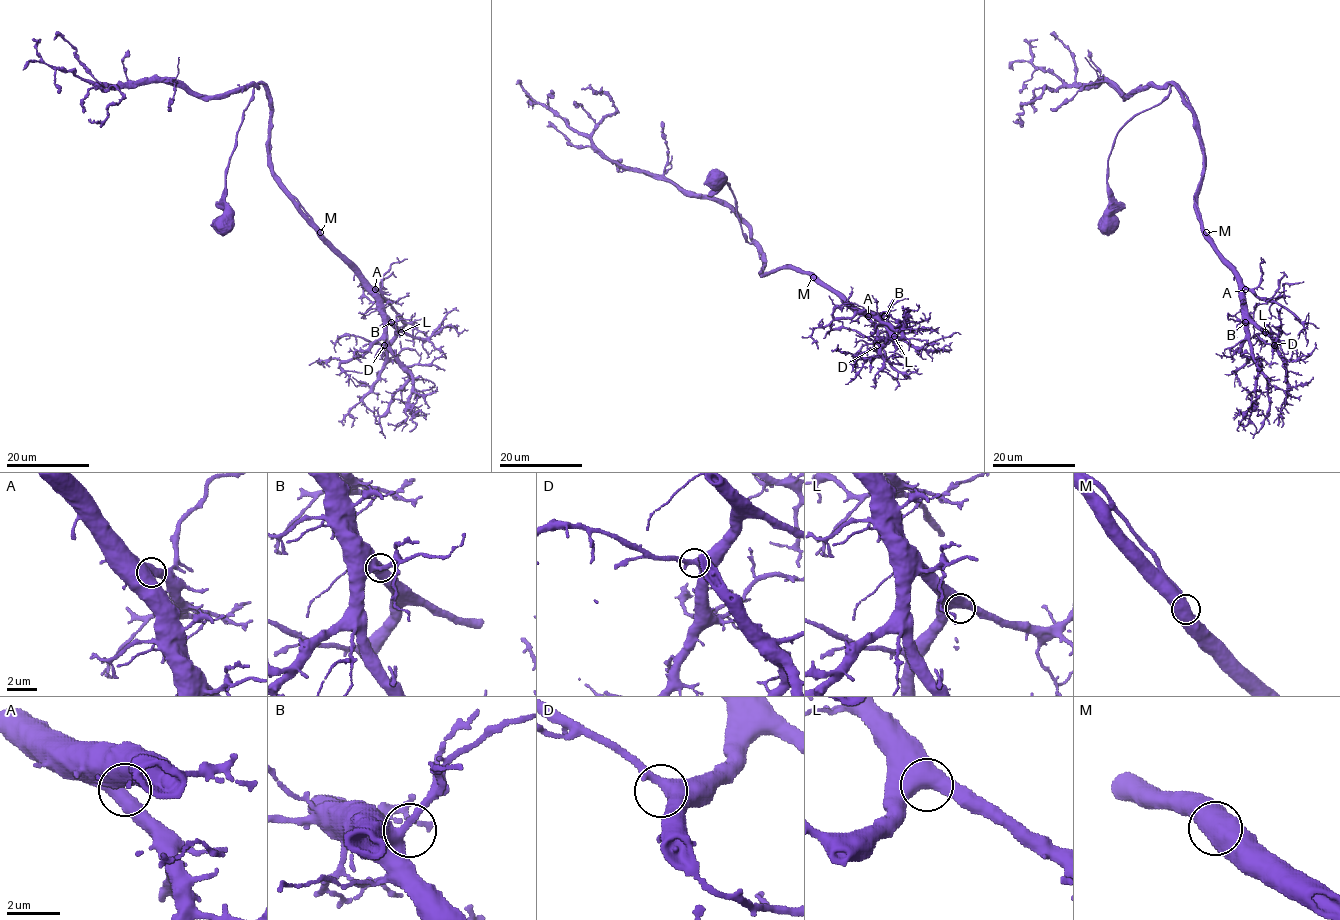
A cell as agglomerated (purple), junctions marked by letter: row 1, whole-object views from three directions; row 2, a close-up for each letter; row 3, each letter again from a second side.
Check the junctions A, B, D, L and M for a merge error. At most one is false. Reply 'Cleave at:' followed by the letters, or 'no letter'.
Cleave at: no letter

